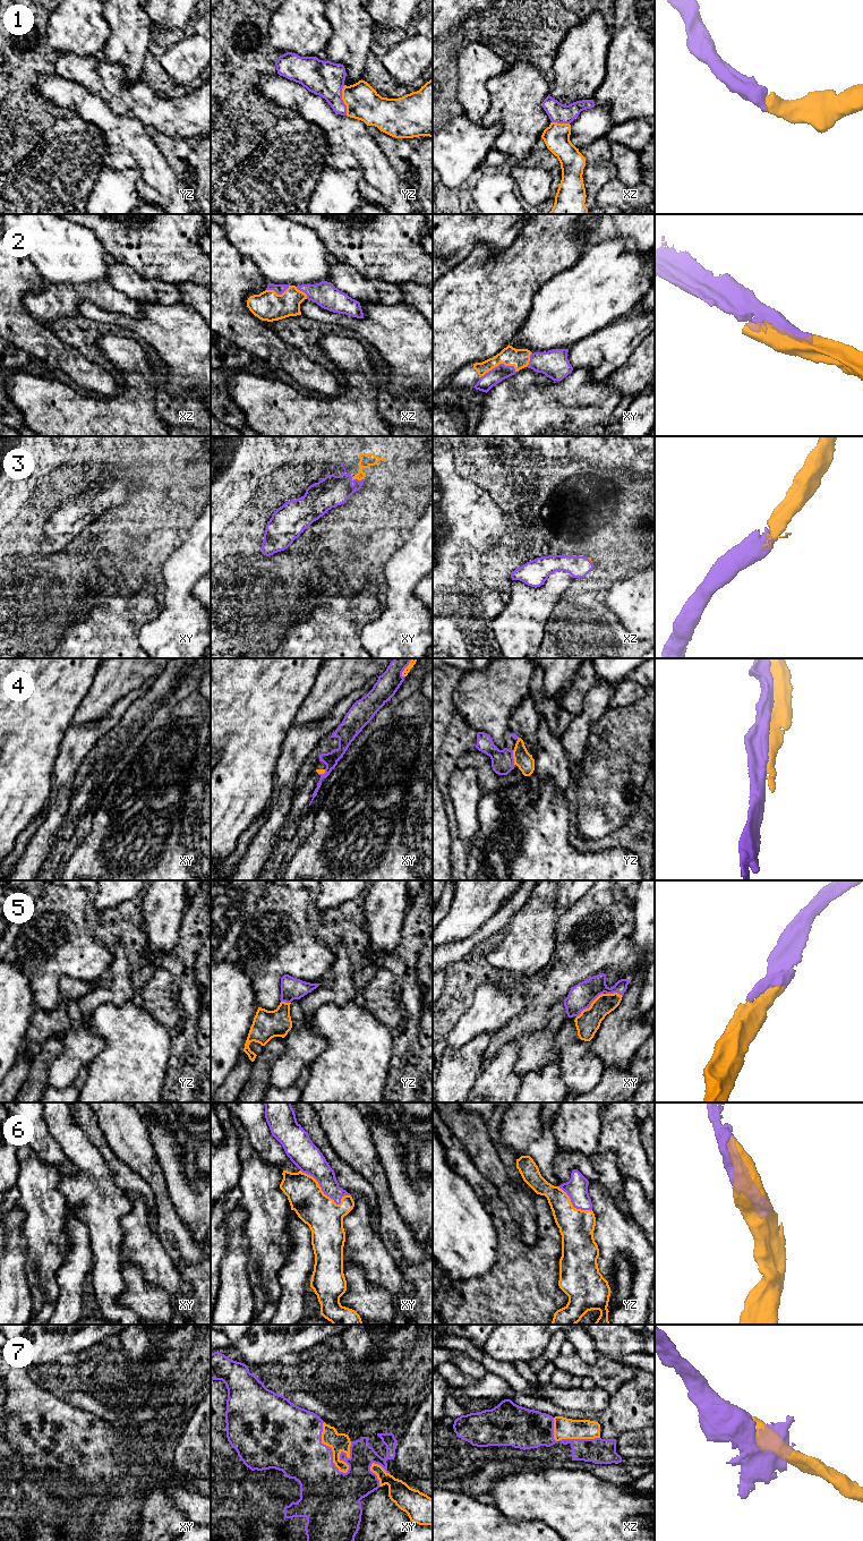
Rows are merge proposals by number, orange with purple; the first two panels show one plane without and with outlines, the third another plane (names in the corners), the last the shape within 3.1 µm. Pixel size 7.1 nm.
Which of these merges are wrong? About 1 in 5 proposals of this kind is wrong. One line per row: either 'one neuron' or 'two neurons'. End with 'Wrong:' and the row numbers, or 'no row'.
1: one neuron
2: one neuron
3: one neuron
4: two neurons
5: one neuron
6: one neuron
7: one neuron
Wrong: 4

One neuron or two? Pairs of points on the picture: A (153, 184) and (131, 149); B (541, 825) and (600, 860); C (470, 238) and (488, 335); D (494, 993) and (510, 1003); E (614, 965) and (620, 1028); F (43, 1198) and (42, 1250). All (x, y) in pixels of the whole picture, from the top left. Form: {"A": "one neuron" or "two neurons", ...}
{"A": "one neuron", "B": "one neuron", "C": "two neurons", "D": "one neuron", "E": "two neurons", "F": "one neuron"}

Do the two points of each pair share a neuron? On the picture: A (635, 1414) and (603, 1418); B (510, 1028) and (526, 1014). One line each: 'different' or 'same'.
A: same
B: same

